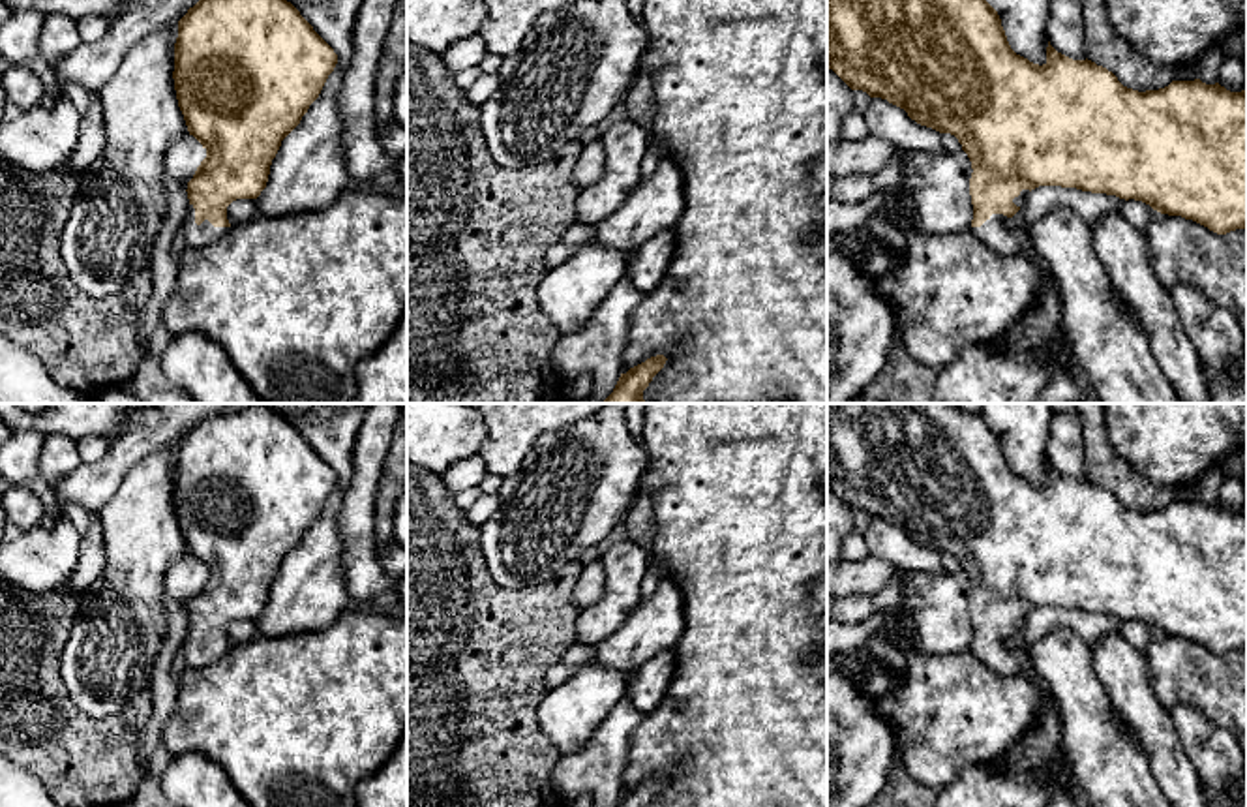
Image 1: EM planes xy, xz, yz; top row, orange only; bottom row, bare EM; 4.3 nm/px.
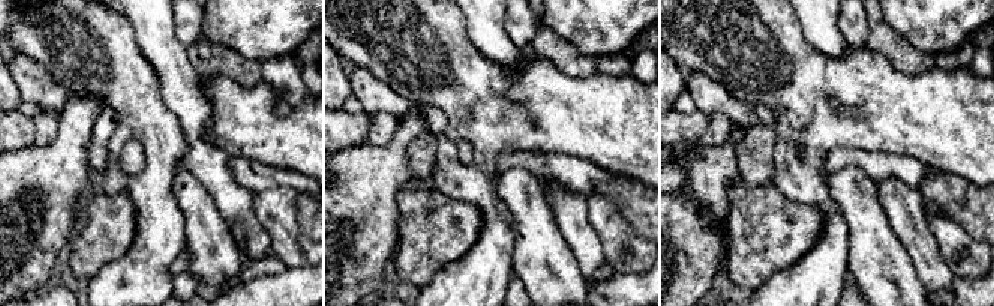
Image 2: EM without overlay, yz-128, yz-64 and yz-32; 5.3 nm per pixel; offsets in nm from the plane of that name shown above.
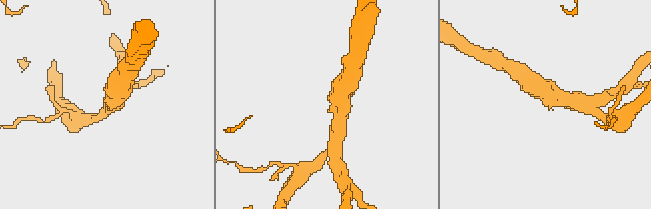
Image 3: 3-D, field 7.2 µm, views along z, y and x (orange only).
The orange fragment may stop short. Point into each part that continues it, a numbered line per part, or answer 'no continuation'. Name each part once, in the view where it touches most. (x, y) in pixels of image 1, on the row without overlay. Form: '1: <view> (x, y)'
1: xy (201, 655)

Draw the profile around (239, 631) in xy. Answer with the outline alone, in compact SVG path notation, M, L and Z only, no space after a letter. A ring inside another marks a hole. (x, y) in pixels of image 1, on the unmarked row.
M236 619L227 627L227 640L231 646L249 642L255 636L255 619Z

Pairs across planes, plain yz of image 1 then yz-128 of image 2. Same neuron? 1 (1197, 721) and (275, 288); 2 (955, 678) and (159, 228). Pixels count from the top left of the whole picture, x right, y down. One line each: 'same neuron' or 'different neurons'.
1: different neurons
2: different neurons

